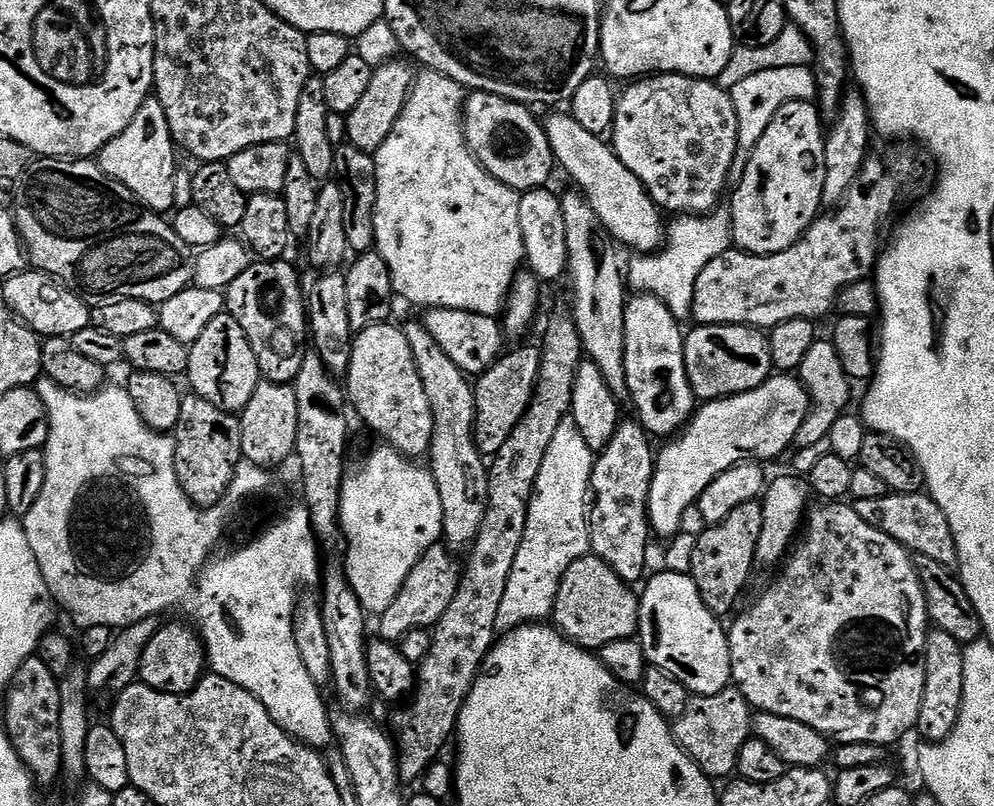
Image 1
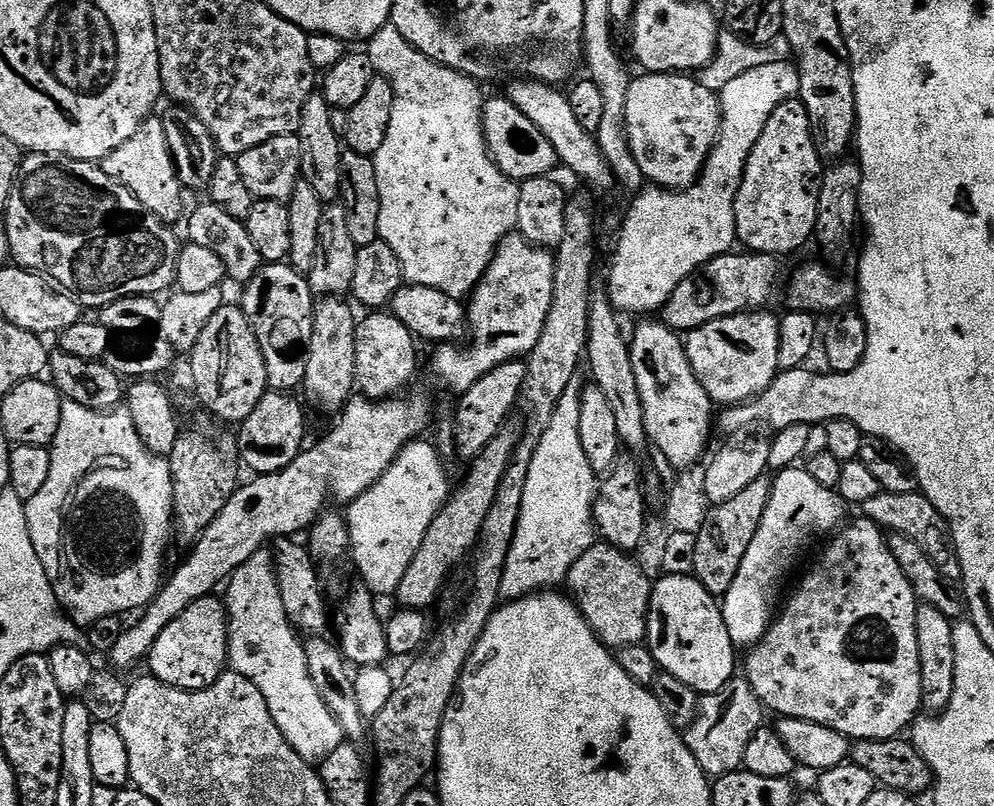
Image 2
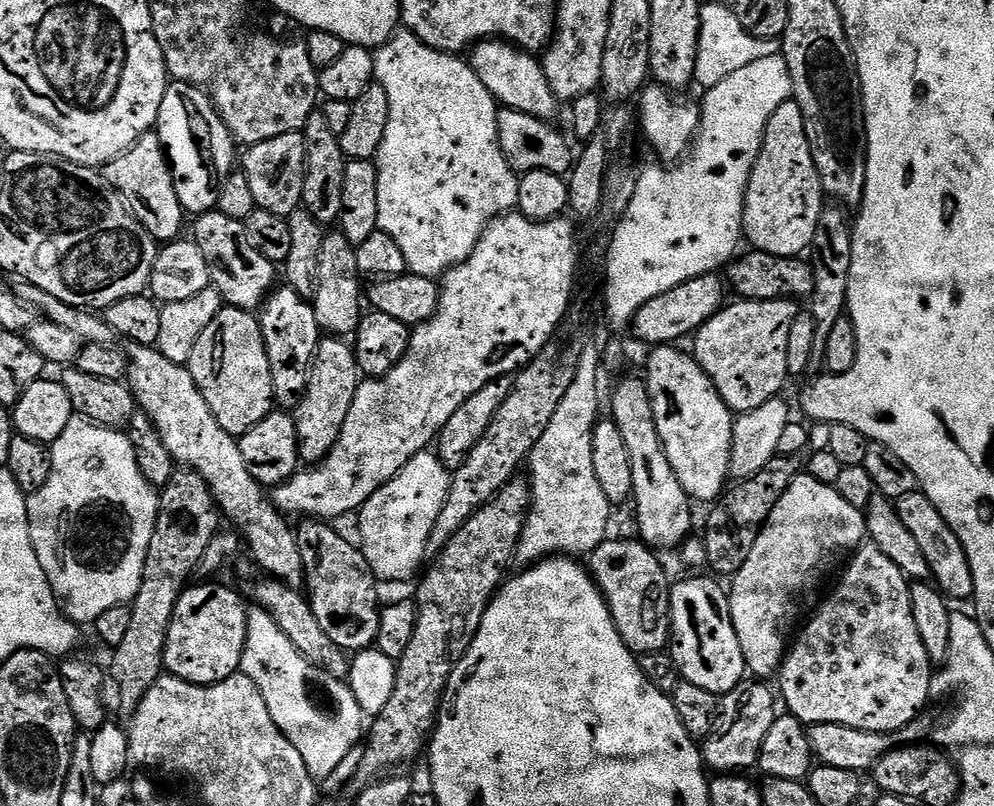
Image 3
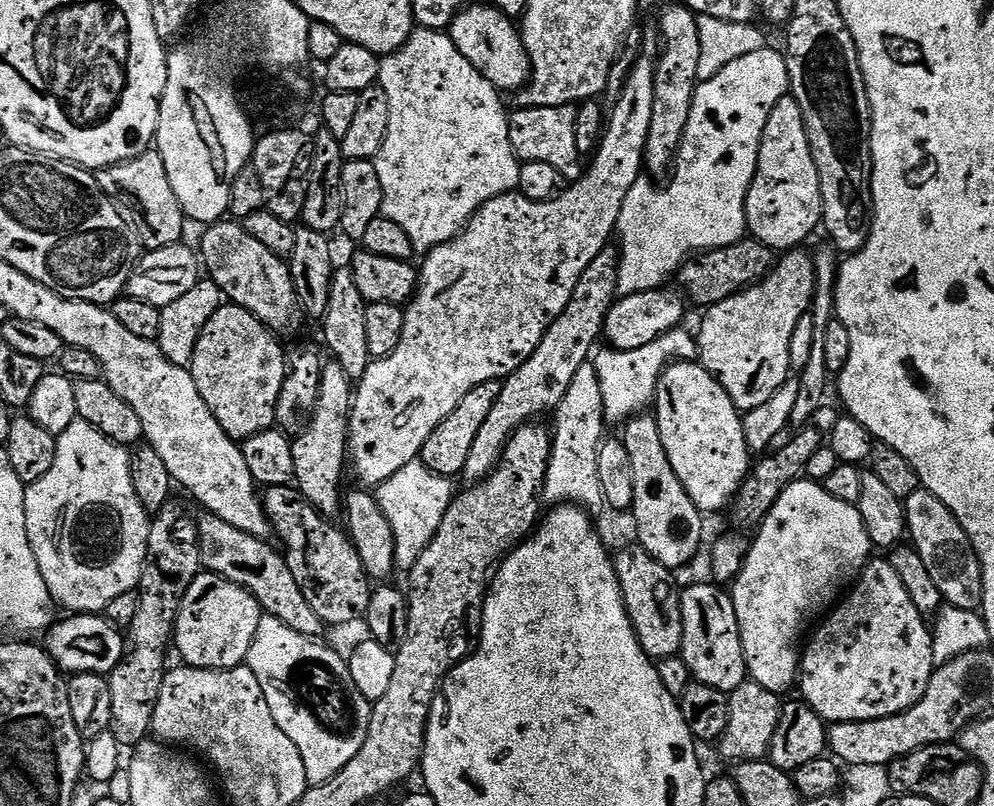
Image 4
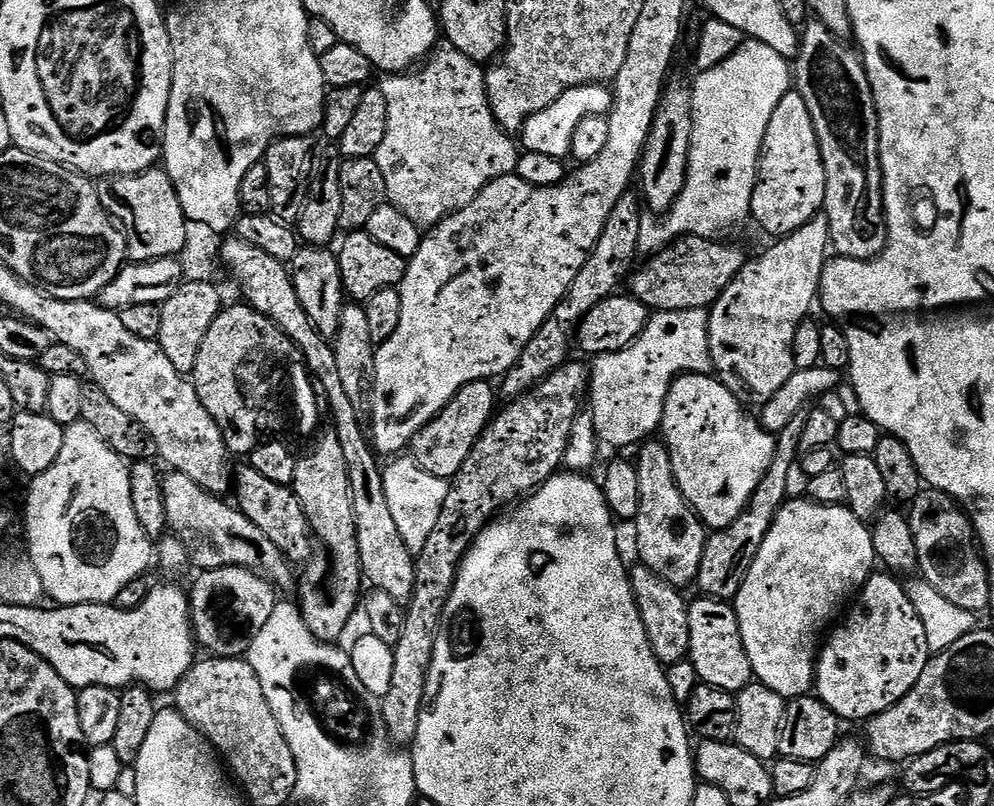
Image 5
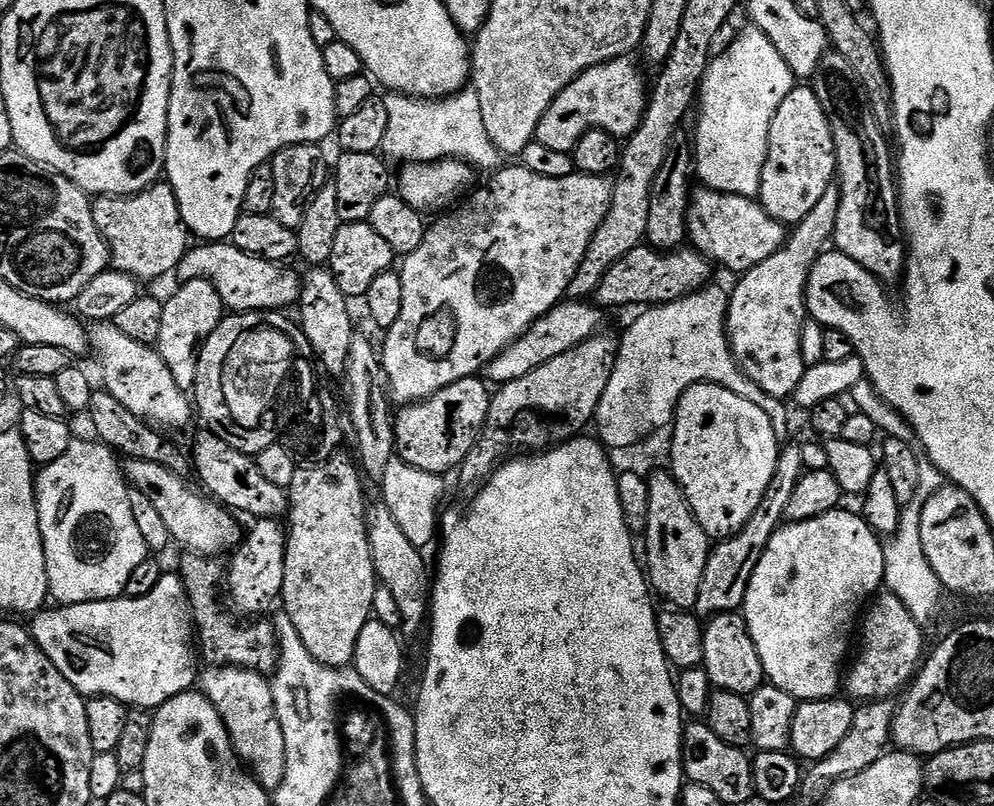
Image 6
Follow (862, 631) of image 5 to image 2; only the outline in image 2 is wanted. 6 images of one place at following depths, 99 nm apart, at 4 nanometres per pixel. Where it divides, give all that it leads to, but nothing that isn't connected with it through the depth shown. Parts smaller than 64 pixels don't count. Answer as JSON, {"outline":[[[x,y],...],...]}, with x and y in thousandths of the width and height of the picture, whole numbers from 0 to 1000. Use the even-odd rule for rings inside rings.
{"outline":[[[862,643],[857,651],[846,654],[832,671],[833,681],[825,690],[825,696],[818,702],[817,710],[809,715],[805,725],[805,734],[797,741],[792,741],[787,758],[778,768],[773,778],[773,785],[761,803],[752,810],[753,820],[747,820],[746,834],[758,854],[759,861],[766,868],[774,885],[782,883],[782,890],[803,891],[811,896],[819,896],[823,901],[831,901],[835,906],[843,906],[843,911],[853,914],[854,919],[864,921],[867,918],[900,918],[906,912],[905,908],[914,902],[923,892],[928,875],[928,831],[924,821],[924,782],[922,780],[922,757],[924,746],[915,722],[911,722],[911,712],[907,712],[907,702],[899,697],[899,687],[895,687],[895,677],[890,661],[884,650],[868,643]]]}

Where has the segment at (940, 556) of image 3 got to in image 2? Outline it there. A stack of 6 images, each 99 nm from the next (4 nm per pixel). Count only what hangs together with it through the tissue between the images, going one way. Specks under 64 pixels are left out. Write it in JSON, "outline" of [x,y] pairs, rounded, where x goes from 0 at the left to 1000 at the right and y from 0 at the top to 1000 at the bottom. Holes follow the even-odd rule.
{"outline":[[[887,608],[883,618],[875,618],[875,623],[868,625],[867,640],[878,650],[884,650],[886,656],[894,661],[902,660],[915,667],[915,672],[924,672],[924,677],[928,677],[929,685],[932,686],[932,692],[936,692],[936,697],[940,697],[940,702],[944,702],[944,707],[948,707],[952,717],[969,721],[968,702],[962,691],[962,680],[958,675],[954,650],[948,643],[948,638],[944,638],[940,623],[933,620],[925,609],[915,613],[895,613]]]}

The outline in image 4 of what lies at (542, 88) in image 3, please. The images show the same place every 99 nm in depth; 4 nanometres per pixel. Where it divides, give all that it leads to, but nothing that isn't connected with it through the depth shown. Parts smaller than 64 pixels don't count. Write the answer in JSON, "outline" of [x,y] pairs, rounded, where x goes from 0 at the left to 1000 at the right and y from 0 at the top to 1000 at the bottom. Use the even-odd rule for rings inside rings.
{"outline":[[[493,2],[472,4],[455,25],[453,43],[457,57],[465,62],[465,72],[485,92],[504,115],[515,117],[527,108],[535,98],[533,67],[529,62],[520,26]]]}

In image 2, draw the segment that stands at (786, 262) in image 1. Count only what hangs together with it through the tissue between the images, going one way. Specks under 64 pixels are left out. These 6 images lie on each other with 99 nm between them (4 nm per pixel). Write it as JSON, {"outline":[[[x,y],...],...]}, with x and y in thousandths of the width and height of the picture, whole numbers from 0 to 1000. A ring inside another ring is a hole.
{"outline":[[[740,316],[719,318],[713,328],[705,330],[697,342],[691,342],[682,355],[682,360],[678,360],[678,365],[674,365],[674,370],[669,375],[666,401],[681,414],[691,414],[722,395],[772,383],[773,376],[780,367],[782,371],[783,359],[787,352],[786,324],[779,318]]]}

